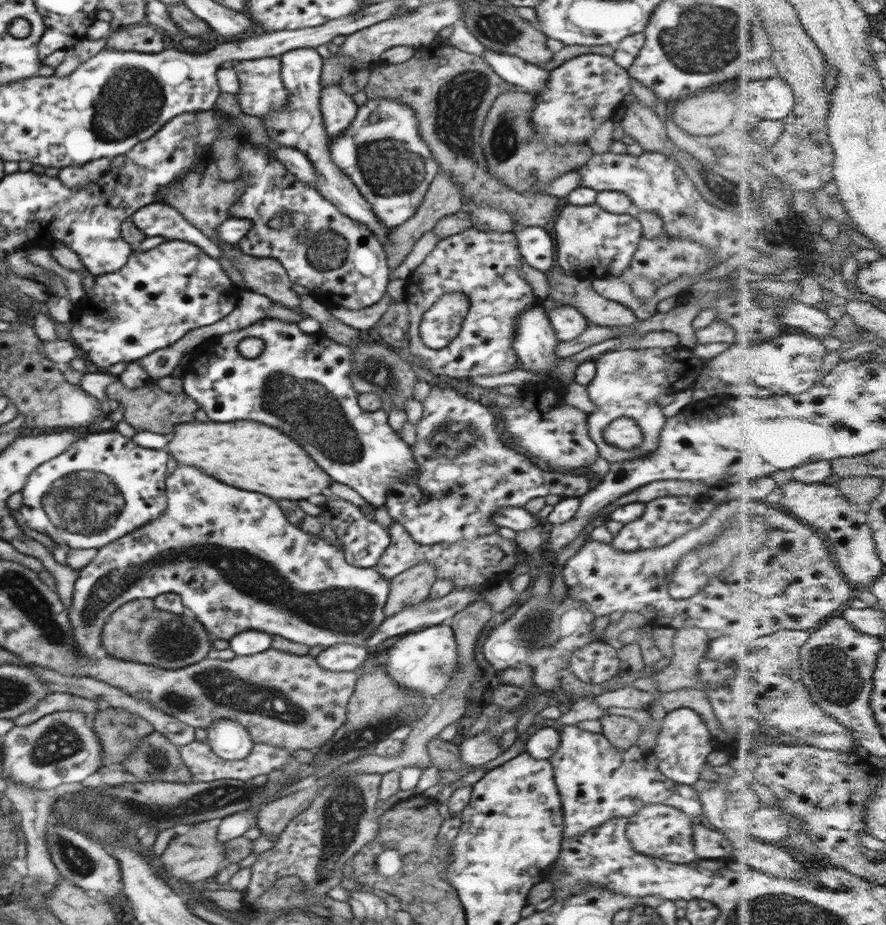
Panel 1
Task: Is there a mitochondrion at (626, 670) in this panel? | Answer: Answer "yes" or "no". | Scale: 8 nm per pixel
no

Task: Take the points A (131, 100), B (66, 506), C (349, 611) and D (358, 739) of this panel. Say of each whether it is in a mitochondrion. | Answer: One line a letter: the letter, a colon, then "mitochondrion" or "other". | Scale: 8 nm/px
A: mitochondrion
B: mitochondrion
C: mitochondrion
D: mitochondrion

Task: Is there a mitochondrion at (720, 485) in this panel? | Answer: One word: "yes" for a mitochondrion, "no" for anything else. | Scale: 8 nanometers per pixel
no

